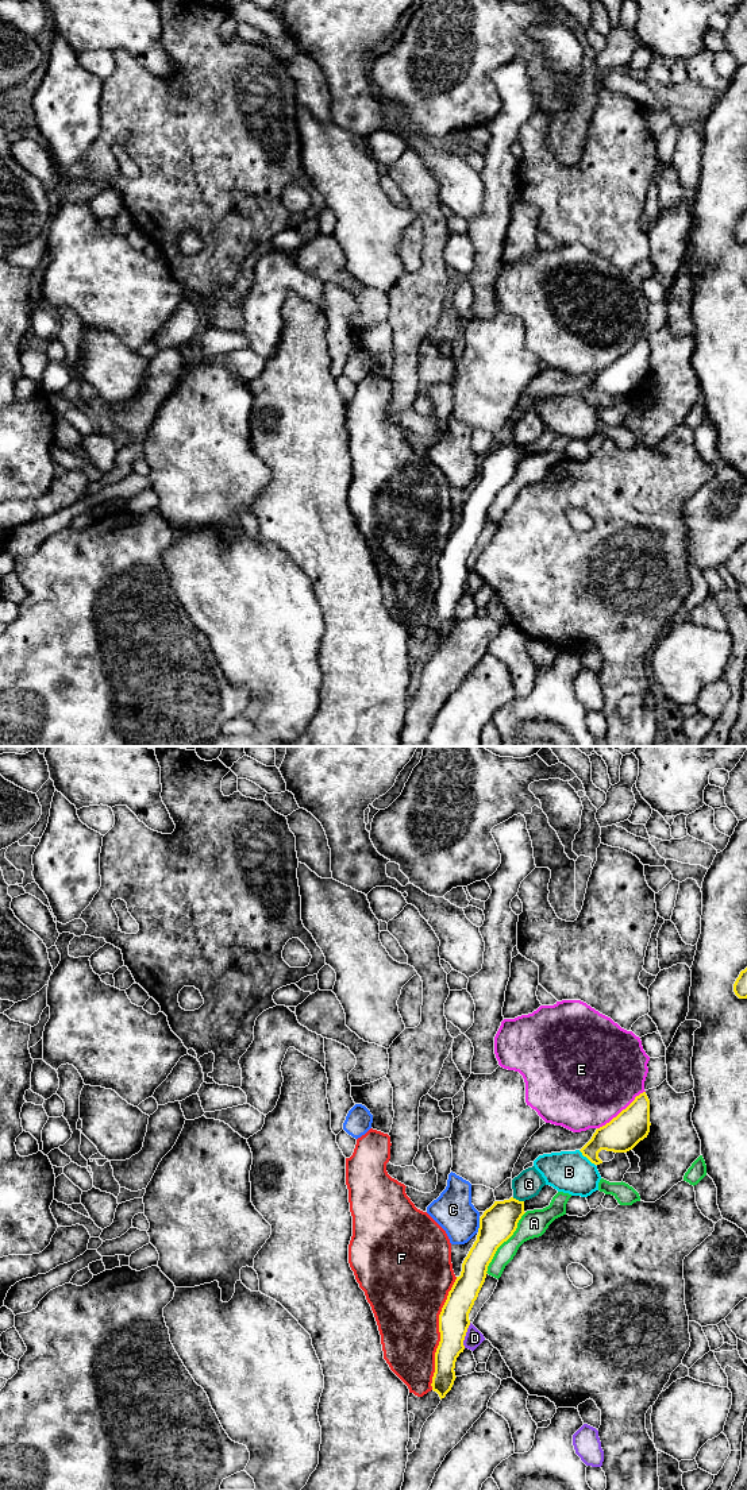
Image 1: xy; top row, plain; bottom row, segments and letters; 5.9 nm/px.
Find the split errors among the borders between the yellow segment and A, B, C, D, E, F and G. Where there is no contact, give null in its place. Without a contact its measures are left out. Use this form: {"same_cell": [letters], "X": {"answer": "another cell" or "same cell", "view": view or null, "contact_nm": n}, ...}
{"same_cell": [], "A": {"answer": "another cell", "view": "xy", "contact_nm": 440}, "B": {"answer": "another cell", "view": "xy", "contact_nm": 140}, "C": {"answer": "another cell", "view": "xy", "contact_nm": 90}, "D": {"answer": "another cell", "view": "xy", "contact_nm": 160}, "E": {"answer": "another cell", "view": "xy", "contact_nm": 360}, "F": {"answer": "another cell", "view": "xy", "contact_nm": 700}, "G": {"answer": "another cell", "view": "xy", "contact_nm": 80}}

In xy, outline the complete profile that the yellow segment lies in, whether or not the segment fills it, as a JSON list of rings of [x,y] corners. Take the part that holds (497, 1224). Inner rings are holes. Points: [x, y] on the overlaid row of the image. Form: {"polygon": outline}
{"polygon": [[[513,1197],[494,1204],[480,1217],[477,1240],[462,1263],[439,1315],[440,1342],[435,1352],[432,1390],[442,1398],[451,1390],[455,1381],[455,1362],[463,1352],[463,1340],[470,1325],[469,1313],[485,1282],[488,1266],[497,1248],[517,1228],[524,1215],[524,1201]]]}

